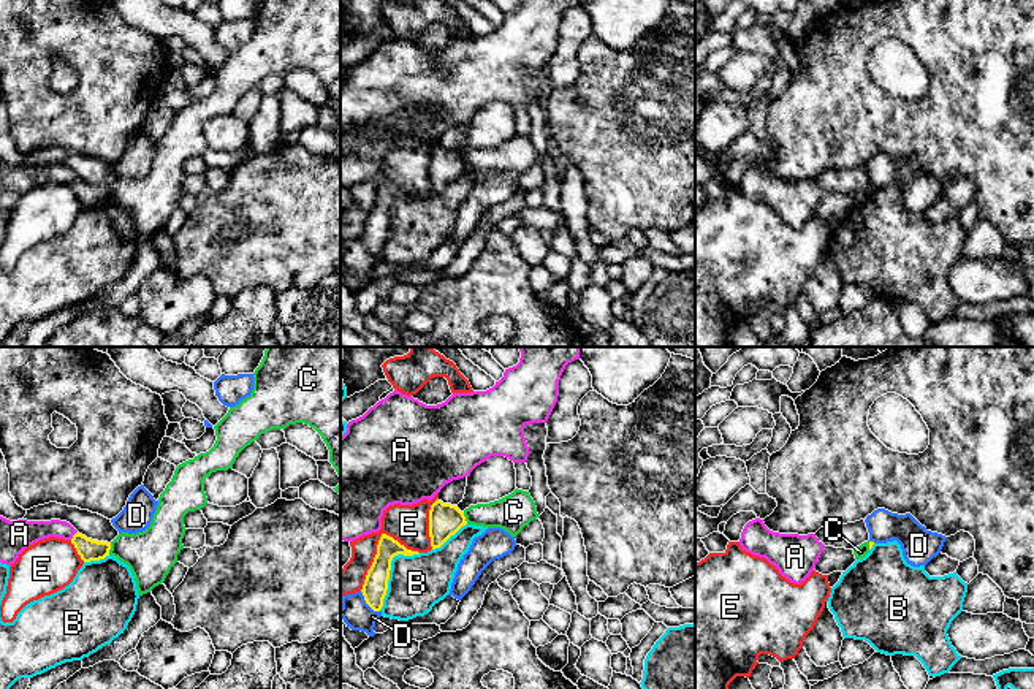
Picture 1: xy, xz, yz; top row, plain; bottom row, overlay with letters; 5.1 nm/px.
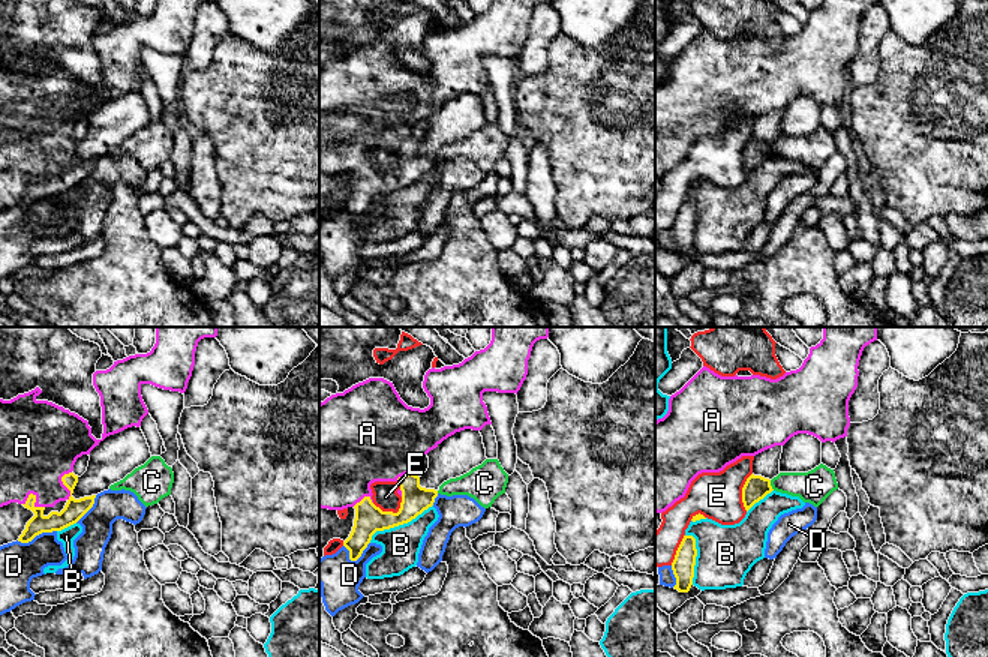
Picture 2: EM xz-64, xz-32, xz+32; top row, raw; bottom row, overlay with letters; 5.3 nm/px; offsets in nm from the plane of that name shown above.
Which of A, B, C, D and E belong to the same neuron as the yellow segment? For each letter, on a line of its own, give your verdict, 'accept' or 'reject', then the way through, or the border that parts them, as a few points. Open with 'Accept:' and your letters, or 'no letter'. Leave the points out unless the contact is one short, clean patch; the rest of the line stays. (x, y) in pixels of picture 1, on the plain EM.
Accept: A
A: accept | across xy (89, 195), (73, 181), (65, 176), (24, 178)
B: reject
C: reject | along xy (111, 189), (108, 200)
D: reject
E: reject

